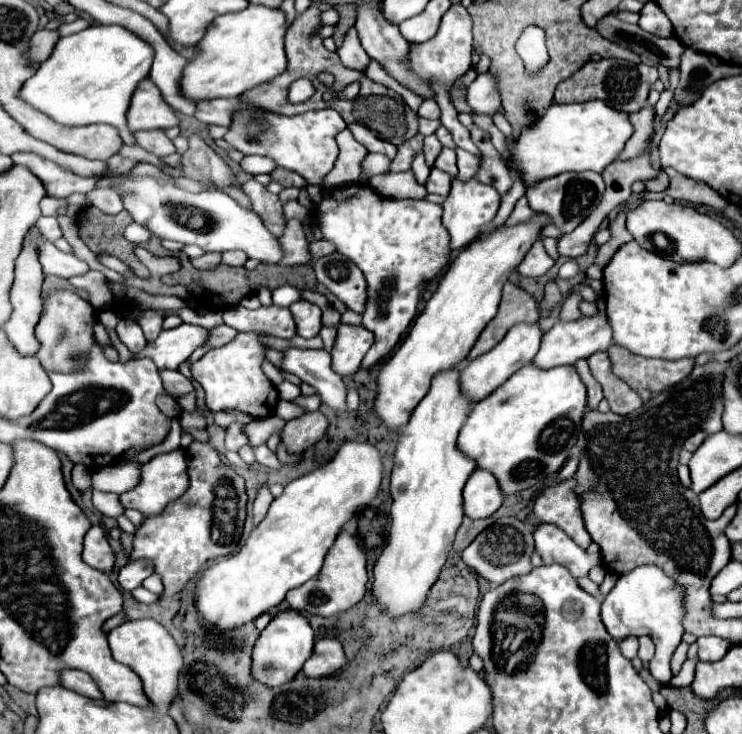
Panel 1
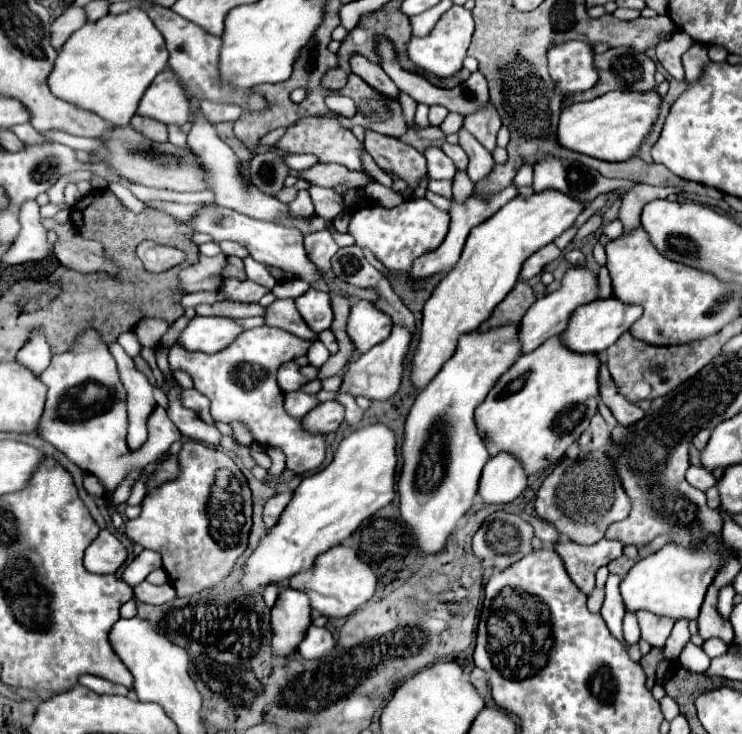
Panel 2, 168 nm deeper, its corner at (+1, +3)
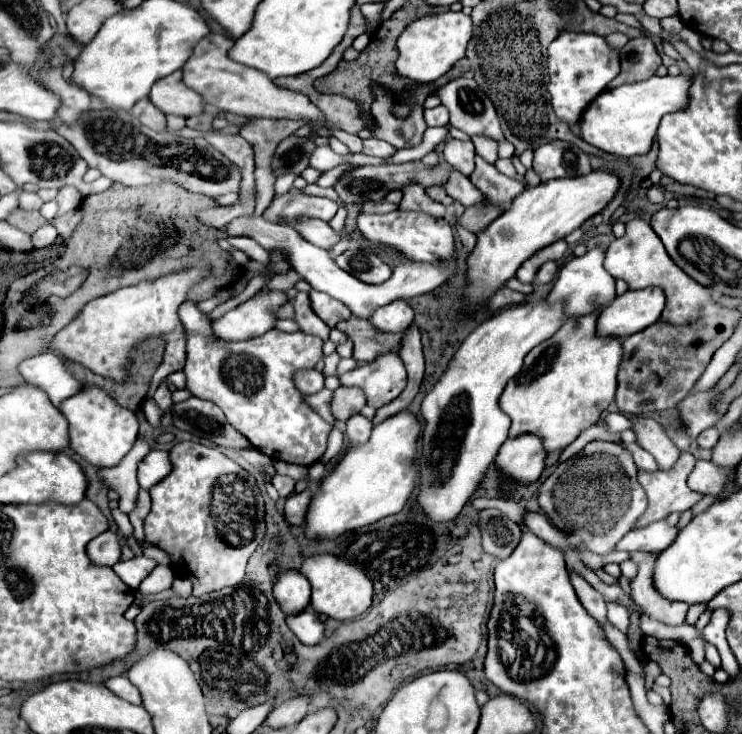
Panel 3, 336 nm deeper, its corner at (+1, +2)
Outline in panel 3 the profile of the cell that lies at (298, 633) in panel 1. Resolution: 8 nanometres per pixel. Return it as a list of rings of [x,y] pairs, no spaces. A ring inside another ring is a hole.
[[[281,569],[273,581],[273,593],[285,613],[299,613],[309,605],[311,585],[297,569]]]

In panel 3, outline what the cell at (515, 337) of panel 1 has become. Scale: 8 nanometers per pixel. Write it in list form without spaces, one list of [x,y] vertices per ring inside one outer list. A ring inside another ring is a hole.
[[[601,245],[587,251],[583,257],[573,257],[569,263],[565,263],[559,271],[559,279],[555,281],[553,291],[549,293],[551,301],[565,301],[565,317],[573,315],[587,315],[595,307],[605,307],[615,299],[615,279],[605,271],[603,267],[605,249]]]

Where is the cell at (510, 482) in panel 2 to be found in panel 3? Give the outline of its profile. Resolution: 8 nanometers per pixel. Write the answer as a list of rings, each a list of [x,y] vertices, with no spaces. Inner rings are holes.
[[[537,435],[509,437],[497,455],[497,469],[519,483],[533,483],[545,469],[545,447]]]

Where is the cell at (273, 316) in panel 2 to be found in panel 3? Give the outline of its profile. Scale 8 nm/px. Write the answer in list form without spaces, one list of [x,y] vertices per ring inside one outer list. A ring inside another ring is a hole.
[[[297,293],[297,297],[293,299],[293,307],[295,307],[295,321],[301,325],[301,331],[317,335],[323,341],[329,339],[331,329],[309,307],[309,293]]]

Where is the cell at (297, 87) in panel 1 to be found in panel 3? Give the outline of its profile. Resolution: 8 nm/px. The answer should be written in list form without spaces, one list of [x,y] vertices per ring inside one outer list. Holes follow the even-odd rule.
[[[211,33],[203,37],[193,55],[183,67],[183,81],[203,95],[209,105],[215,105],[221,111],[233,111],[239,115],[249,117],[267,117],[267,119],[299,119],[299,121],[323,121],[323,113],[315,107],[307,95],[299,95],[297,91],[289,91],[285,87],[277,87],[273,79],[265,73],[241,65],[229,59],[229,49],[233,47],[233,39]]]

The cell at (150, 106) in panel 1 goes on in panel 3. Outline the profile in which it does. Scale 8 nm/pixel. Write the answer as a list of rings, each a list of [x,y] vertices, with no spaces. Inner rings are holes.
[[[183,71],[167,75],[159,79],[149,93],[149,99],[155,107],[159,107],[165,115],[179,115],[179,117],[193,117],[199,115],[205,107],[205,101],[197,91],[189,89],[183,83]]]

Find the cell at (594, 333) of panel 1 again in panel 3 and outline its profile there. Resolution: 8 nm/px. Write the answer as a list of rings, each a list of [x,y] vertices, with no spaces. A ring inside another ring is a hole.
[[[645,287],[627,291],[603,309],[597,333],[609,337],[629,337],[649,325],[653,325],[665,307],[665,293],[659,287]]]

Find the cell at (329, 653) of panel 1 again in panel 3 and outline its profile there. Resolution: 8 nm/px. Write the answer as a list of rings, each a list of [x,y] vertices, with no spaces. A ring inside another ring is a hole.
[[[303,609],[295,615],[289,615],[287,625],[305,645],[315,645],[323,639],[323,623],[319,621],[319,615],[311,609]]]

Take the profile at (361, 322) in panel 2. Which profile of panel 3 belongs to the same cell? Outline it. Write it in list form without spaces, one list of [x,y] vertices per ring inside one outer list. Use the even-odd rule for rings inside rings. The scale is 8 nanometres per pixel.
[[[397,299],[385,307],[379,307],[373,315],[371,315],[371,323],[381,329],[381,331],[389,331],[389,333],[399,333],[405,331],[409,325],[413,325],[413,317],[415,311],[409,305],[409,301],[405,299]]]

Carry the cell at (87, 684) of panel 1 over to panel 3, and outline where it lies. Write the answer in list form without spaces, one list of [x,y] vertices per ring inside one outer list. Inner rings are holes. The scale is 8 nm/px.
[[[111,677],[103,683],[105,687],[109,687],[117,697],[133,703],[133,705],[141,705],[141,693],[137,691],[137,687],[127,679],[127,677]]]

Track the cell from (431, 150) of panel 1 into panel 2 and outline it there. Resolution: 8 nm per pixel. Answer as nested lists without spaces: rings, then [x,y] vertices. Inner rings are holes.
[[[429,146],[423,154],[427,158],[427,174],[429,174],[429,178],[433,178],[433,180],[453,180],[457,168],[443,154],[443,150],[439,146]]]

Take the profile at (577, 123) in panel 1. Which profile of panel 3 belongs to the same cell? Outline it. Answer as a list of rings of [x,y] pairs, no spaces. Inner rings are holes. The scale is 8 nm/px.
[[[665,75],[651,77],[641,83],[621,85],[617,89],[609,89],[601,93],[583,113],[579,127],[581,137],[611,155],[643,155],[651,149],[657,125],[665,113],[681,111],[681,107],[689,107],[689,89],[693,85],[693,77],[687,75]]]

